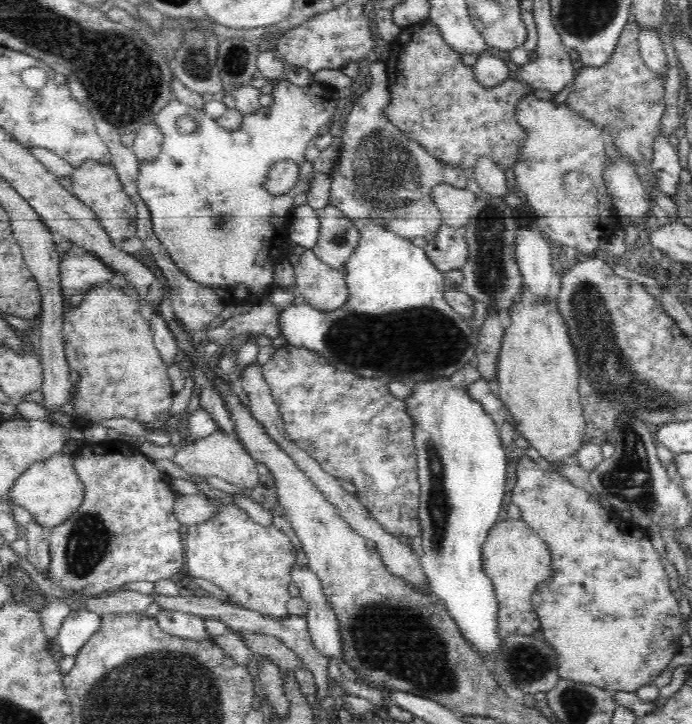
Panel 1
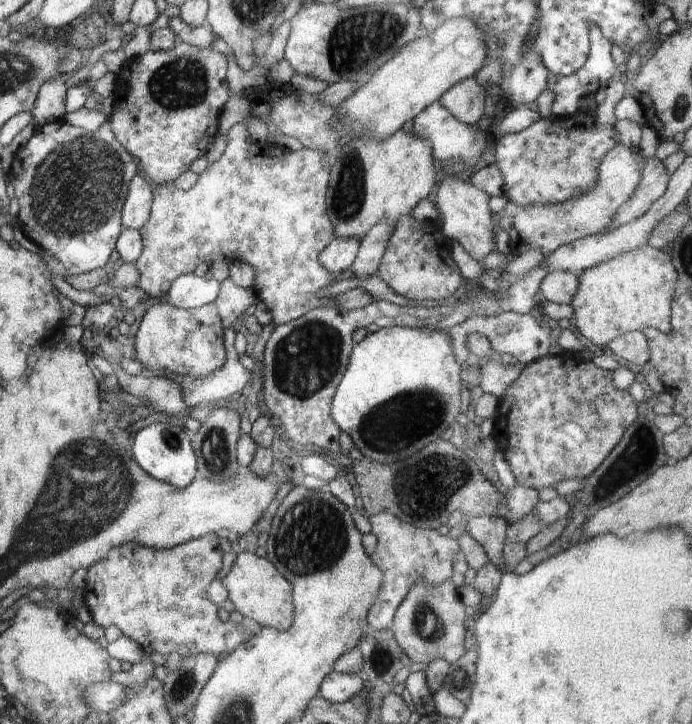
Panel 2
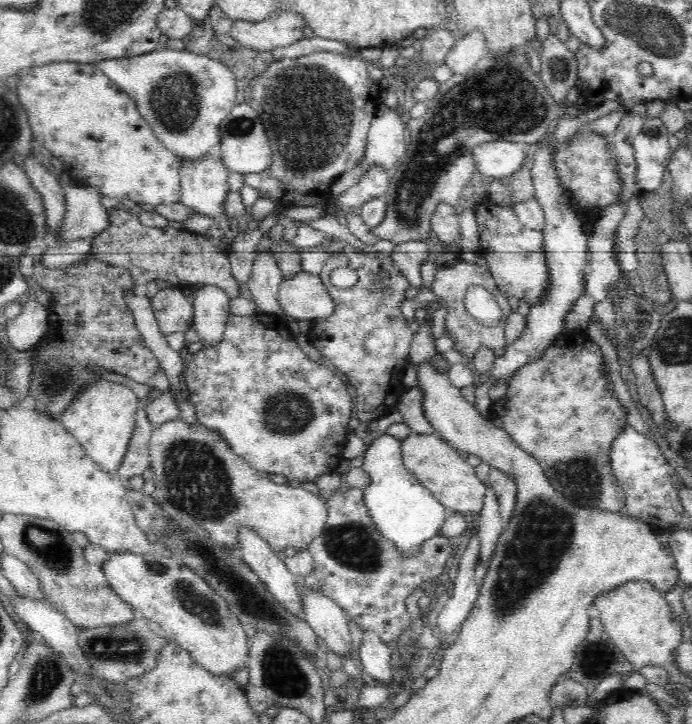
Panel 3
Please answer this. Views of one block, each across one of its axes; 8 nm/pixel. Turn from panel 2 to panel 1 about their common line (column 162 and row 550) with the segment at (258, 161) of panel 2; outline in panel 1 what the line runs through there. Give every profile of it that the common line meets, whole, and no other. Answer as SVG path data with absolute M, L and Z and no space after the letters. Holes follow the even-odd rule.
M236 504L223 505L213 519L188 525L184 546L189 575L216 584L228 595L228 603L278 620L290 616L287 602L292 596L288 585L297 550L290 538L274 525L263 526L252 521Z

